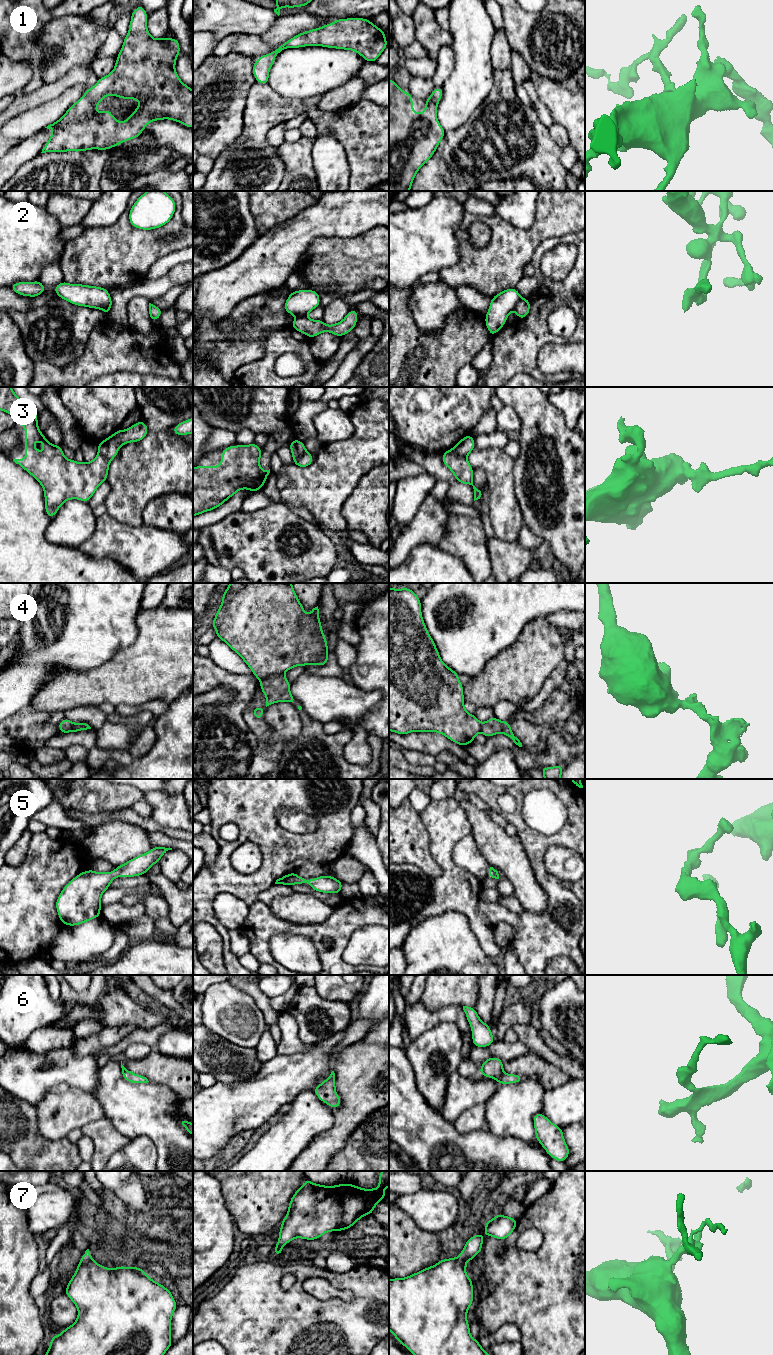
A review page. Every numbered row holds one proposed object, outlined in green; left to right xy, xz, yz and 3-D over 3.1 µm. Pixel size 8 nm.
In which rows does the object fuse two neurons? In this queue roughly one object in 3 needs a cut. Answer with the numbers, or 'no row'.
2, 3, 4

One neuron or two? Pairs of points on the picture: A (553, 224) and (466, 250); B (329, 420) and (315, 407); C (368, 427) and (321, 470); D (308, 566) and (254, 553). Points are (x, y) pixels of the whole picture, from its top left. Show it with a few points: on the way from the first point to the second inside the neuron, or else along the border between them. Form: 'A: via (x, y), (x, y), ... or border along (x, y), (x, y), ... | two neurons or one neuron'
A: via (531, 238), (512, 248), (506, 254), (488, 254) | one neuron
B: border along (327, 407), (314, 417), (316, 434) | two neurons
C: via (358, 439), (333, 464) | one neuron
D: via (295, 559), (285, 558), (279, 553), (267, 553) | one neuron

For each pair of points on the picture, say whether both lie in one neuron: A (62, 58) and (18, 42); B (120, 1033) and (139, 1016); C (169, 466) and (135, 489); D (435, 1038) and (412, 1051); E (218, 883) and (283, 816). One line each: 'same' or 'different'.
A: different
B: different
C: same
D: same
E: different

